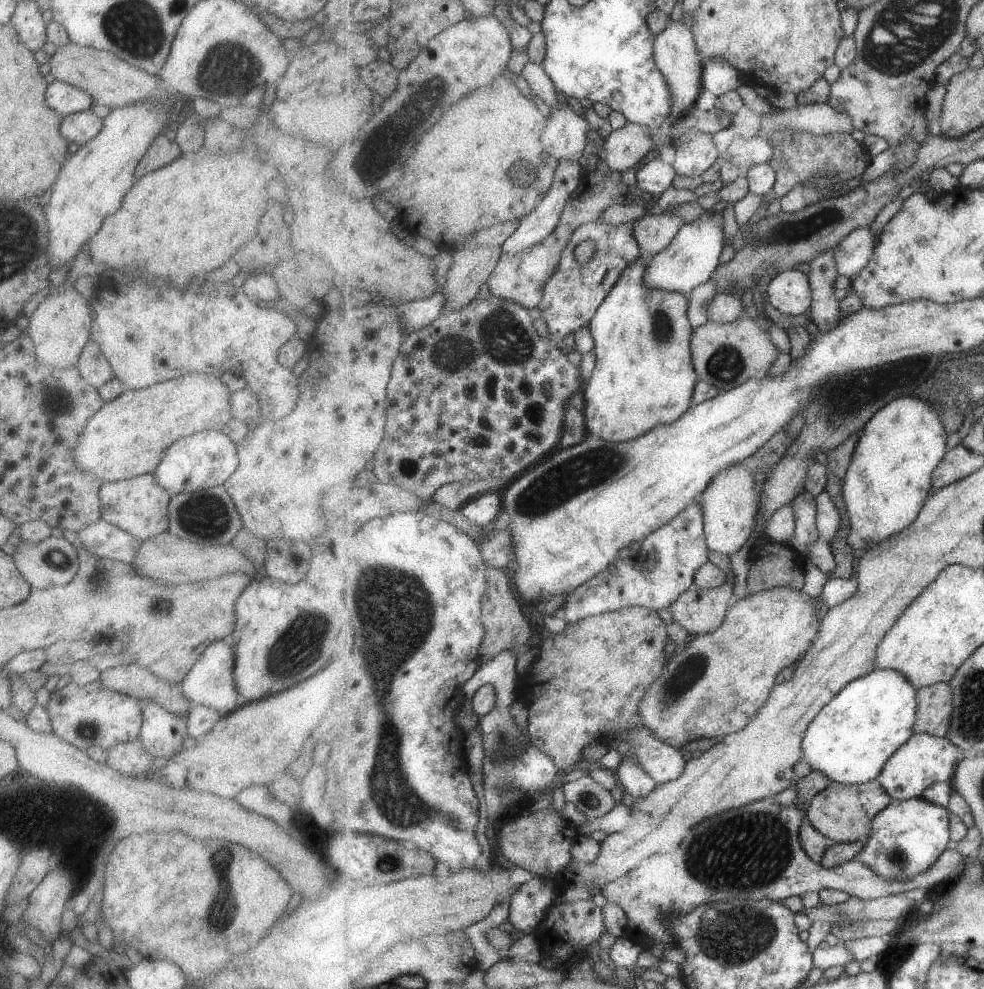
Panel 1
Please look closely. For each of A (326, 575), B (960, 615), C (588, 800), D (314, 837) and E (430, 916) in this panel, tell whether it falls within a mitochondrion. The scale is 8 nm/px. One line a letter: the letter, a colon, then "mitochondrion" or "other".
A: other
B: other
C: mitochondrion
D: other
E: other

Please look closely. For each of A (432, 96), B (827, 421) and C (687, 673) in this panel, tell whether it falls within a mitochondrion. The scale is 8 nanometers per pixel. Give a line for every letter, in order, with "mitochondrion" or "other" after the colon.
A: mitochondrion
B: mitochondrion
C: mitochondrion

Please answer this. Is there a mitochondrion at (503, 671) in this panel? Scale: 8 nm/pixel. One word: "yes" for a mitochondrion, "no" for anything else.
no

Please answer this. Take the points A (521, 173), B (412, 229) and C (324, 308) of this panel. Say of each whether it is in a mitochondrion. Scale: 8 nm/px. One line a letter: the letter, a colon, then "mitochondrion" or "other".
A: mitochondrion
B: other
C: other

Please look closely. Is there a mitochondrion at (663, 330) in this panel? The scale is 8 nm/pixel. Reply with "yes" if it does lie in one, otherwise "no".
yes

